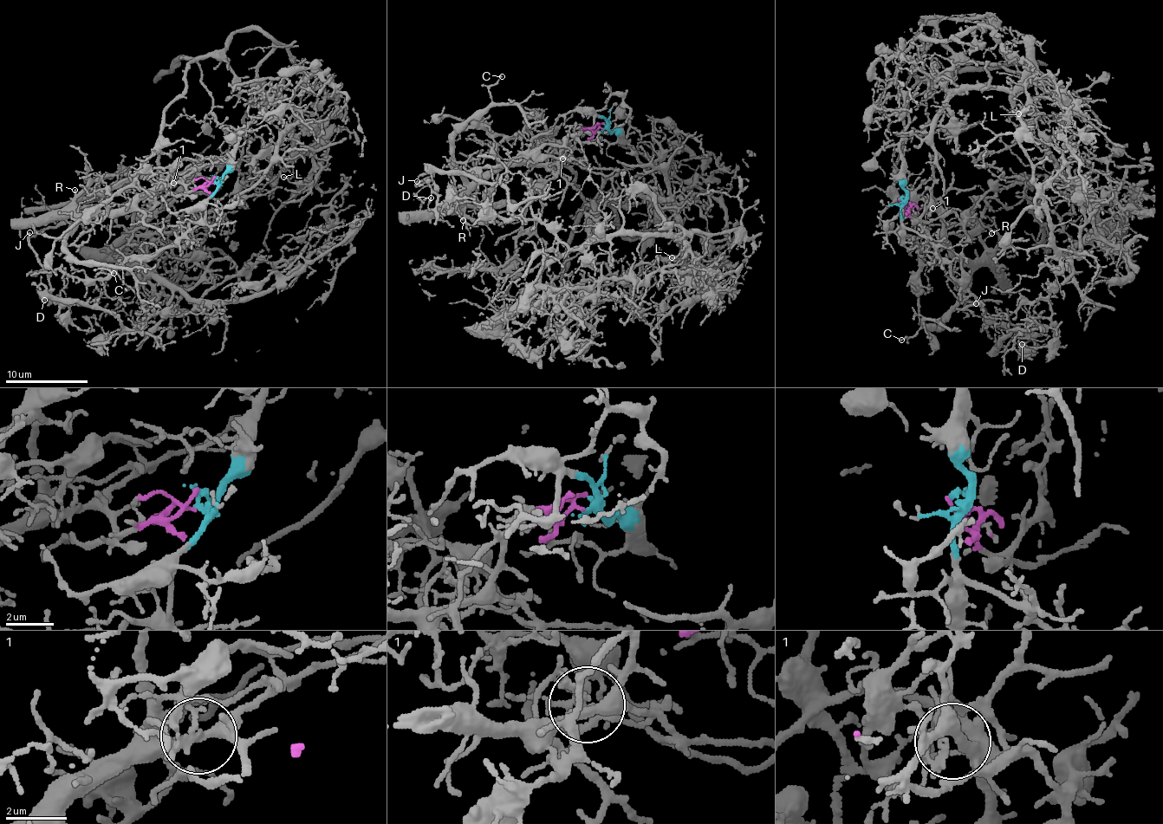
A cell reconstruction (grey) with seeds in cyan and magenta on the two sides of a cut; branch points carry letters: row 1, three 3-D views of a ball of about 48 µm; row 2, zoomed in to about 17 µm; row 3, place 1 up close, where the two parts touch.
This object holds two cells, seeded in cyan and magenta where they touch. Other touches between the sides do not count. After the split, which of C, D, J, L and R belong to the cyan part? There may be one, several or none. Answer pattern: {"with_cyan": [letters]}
{"with_cyan": ["D", "J", "L"]}

